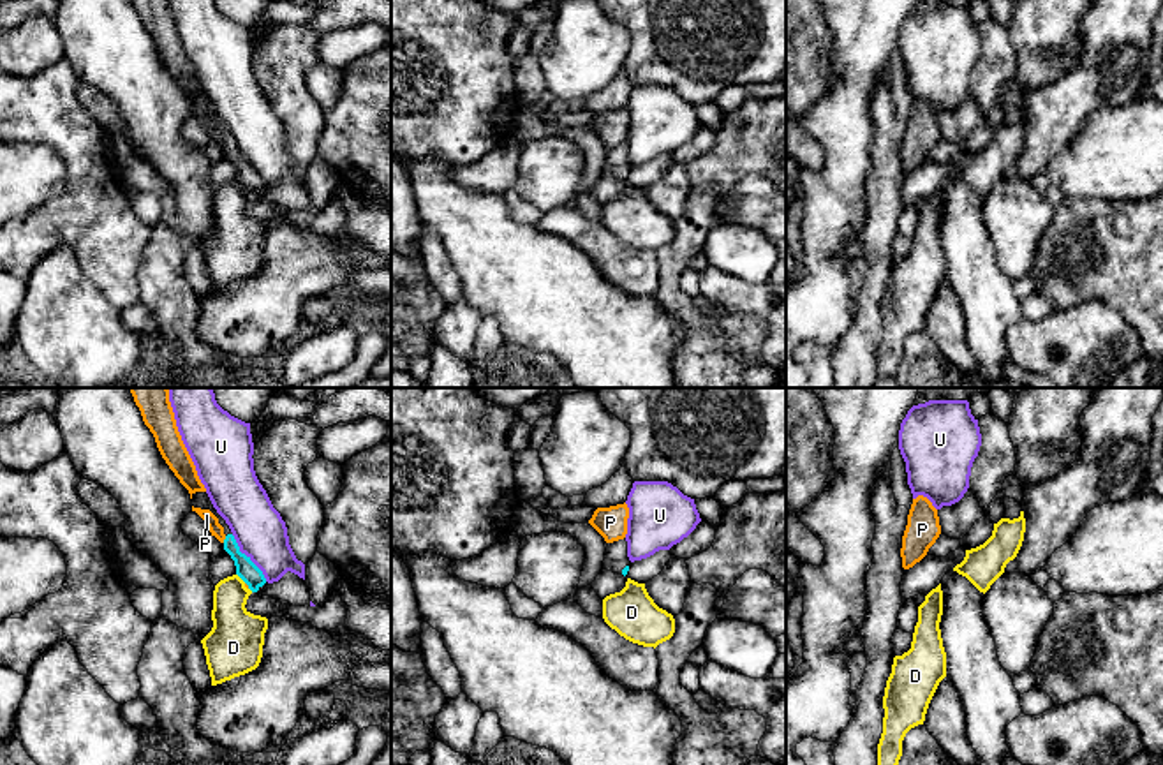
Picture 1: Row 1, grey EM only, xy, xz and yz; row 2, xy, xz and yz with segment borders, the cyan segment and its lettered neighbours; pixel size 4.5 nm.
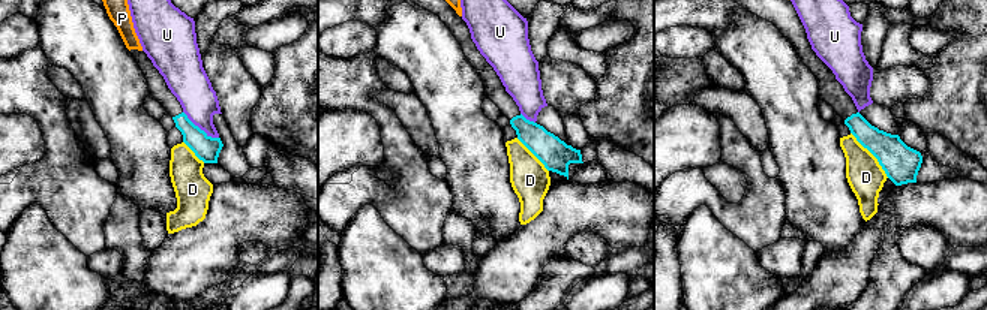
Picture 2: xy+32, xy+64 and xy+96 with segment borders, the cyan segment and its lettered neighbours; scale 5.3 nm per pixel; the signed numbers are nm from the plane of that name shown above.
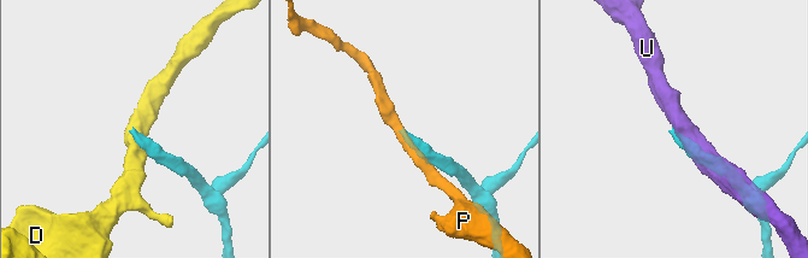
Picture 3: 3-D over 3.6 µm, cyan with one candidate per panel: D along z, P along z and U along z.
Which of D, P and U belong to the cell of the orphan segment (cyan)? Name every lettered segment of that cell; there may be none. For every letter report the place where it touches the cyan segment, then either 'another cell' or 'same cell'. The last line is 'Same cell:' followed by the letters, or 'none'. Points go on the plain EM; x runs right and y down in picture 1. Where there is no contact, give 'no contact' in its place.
D: xy (242, 184) | another cell
P: xy (224, 145) | another cell
U: xy (247, 163) | another cell
Same cell: none

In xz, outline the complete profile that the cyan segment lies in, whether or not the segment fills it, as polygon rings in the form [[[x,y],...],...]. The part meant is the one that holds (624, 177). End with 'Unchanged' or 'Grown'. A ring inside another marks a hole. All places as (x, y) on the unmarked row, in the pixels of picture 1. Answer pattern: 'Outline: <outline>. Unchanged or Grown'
Outline: [[[626,143],[608,148],[606,157],[604,157],[603,175],[608,175],[608,176],[626,182],[629,176],[629,169],[631,169],[631,166],[627,162]]]. Grown

